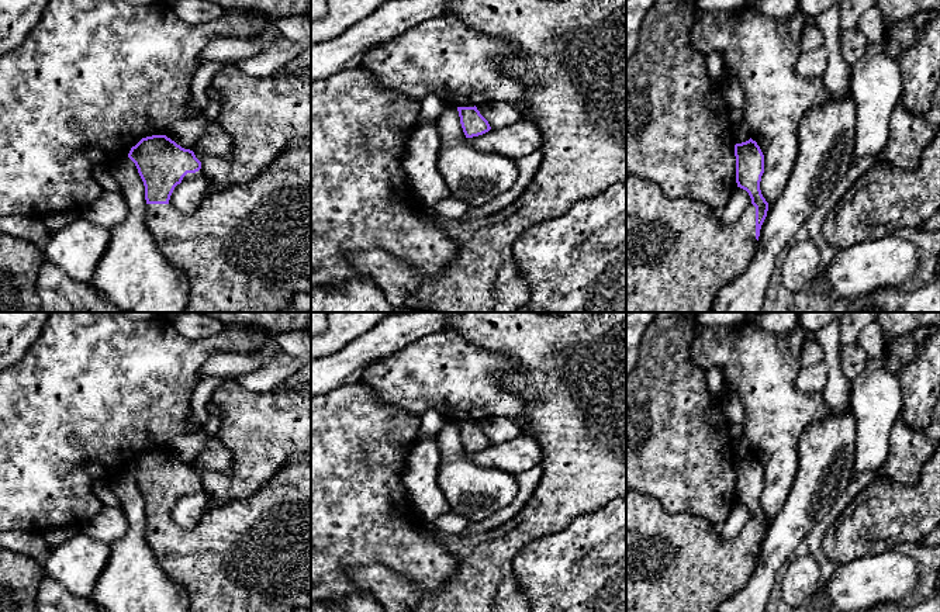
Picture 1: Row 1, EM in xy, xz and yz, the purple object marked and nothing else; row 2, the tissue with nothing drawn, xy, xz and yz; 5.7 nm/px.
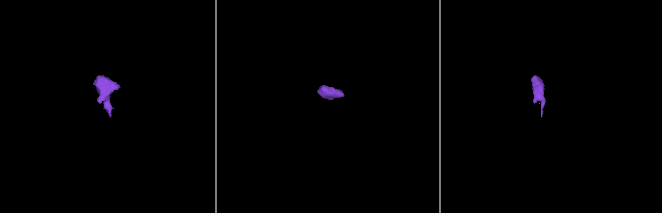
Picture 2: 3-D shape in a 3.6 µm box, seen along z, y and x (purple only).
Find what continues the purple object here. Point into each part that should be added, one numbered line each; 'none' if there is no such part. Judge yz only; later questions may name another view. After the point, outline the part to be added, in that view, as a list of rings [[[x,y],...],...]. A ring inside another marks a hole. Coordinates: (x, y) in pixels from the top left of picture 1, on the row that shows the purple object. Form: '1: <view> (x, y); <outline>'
1: yz (678, 255); [[[626,173],[626,312],[712,312],[718,291],[747,269],[756,246],[756,207],[753,204],[733,224],[723,225],[719,212],[705,203],[690,198],[668,198],[656,183]]]

